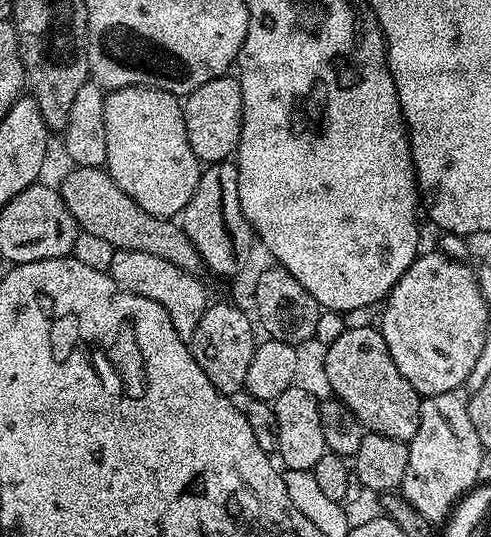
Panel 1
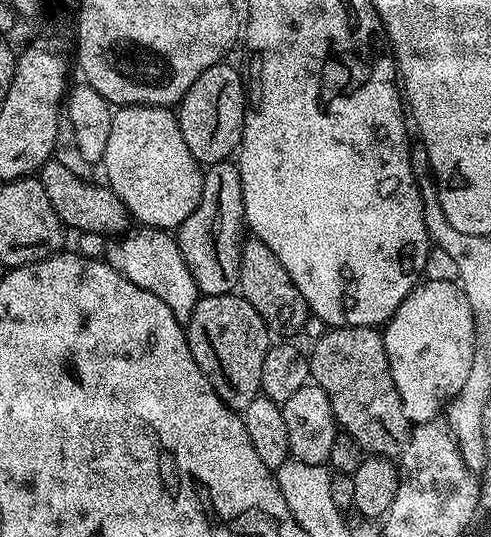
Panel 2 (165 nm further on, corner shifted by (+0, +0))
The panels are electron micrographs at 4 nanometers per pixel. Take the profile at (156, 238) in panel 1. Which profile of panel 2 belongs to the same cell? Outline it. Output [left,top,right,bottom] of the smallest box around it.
[38,158,129,234]

